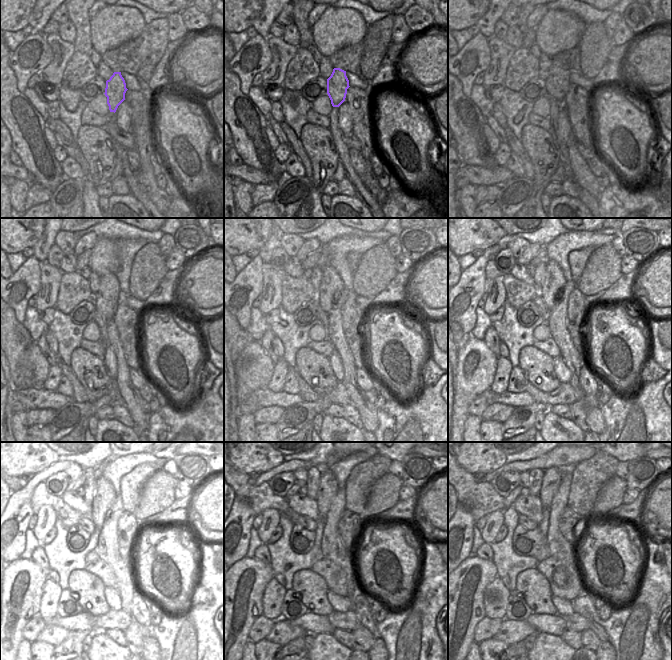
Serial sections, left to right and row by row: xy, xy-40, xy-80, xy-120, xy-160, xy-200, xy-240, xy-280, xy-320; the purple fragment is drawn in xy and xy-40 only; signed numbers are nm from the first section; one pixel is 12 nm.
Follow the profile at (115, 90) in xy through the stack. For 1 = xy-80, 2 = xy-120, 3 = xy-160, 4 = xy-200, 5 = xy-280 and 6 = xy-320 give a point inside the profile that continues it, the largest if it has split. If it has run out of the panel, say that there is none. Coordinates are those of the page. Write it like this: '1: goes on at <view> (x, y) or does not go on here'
1: goes on at xy-80 (557, 83)
2: goes on at xy-120 (106, 299)
3: goes on at xy-160 (329, 291)
4: goes on at xy-200 (551, 290)
5: goes on at xy-280 (328, 486)
6: goes on at xy-320 (552, 477)

